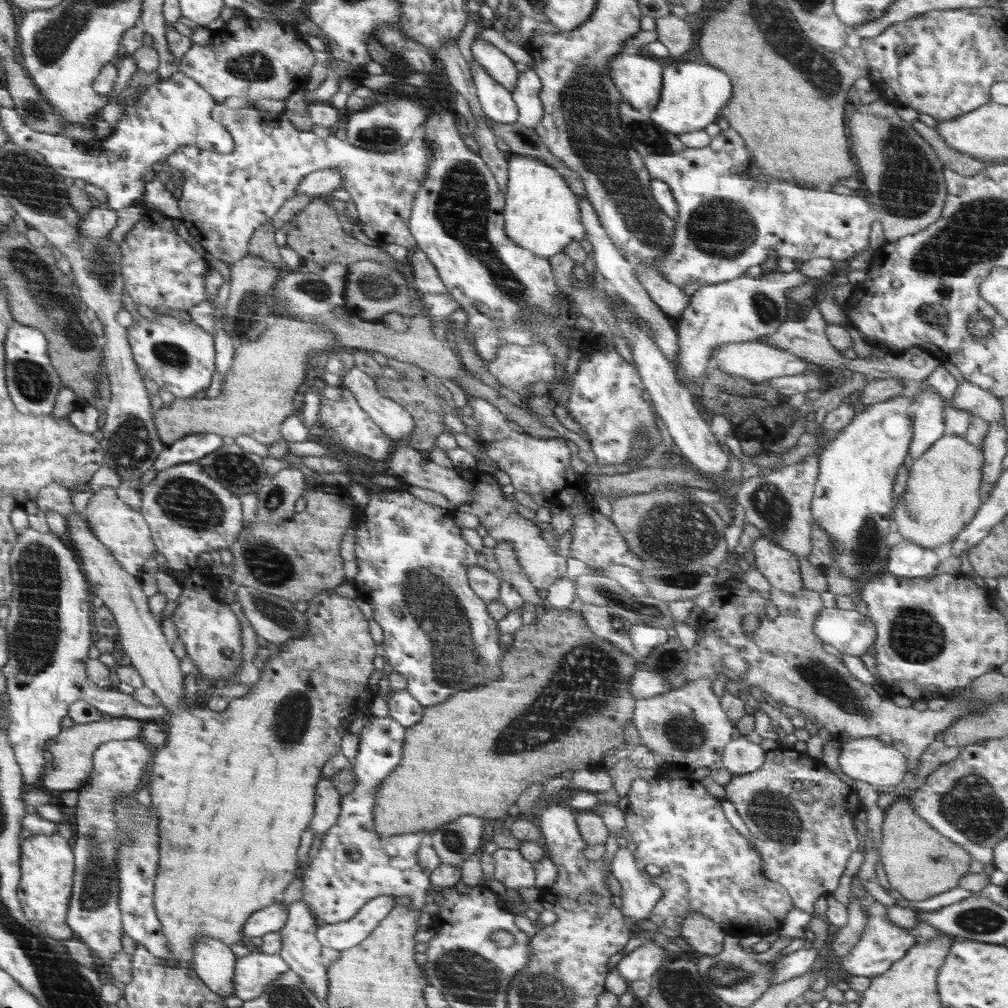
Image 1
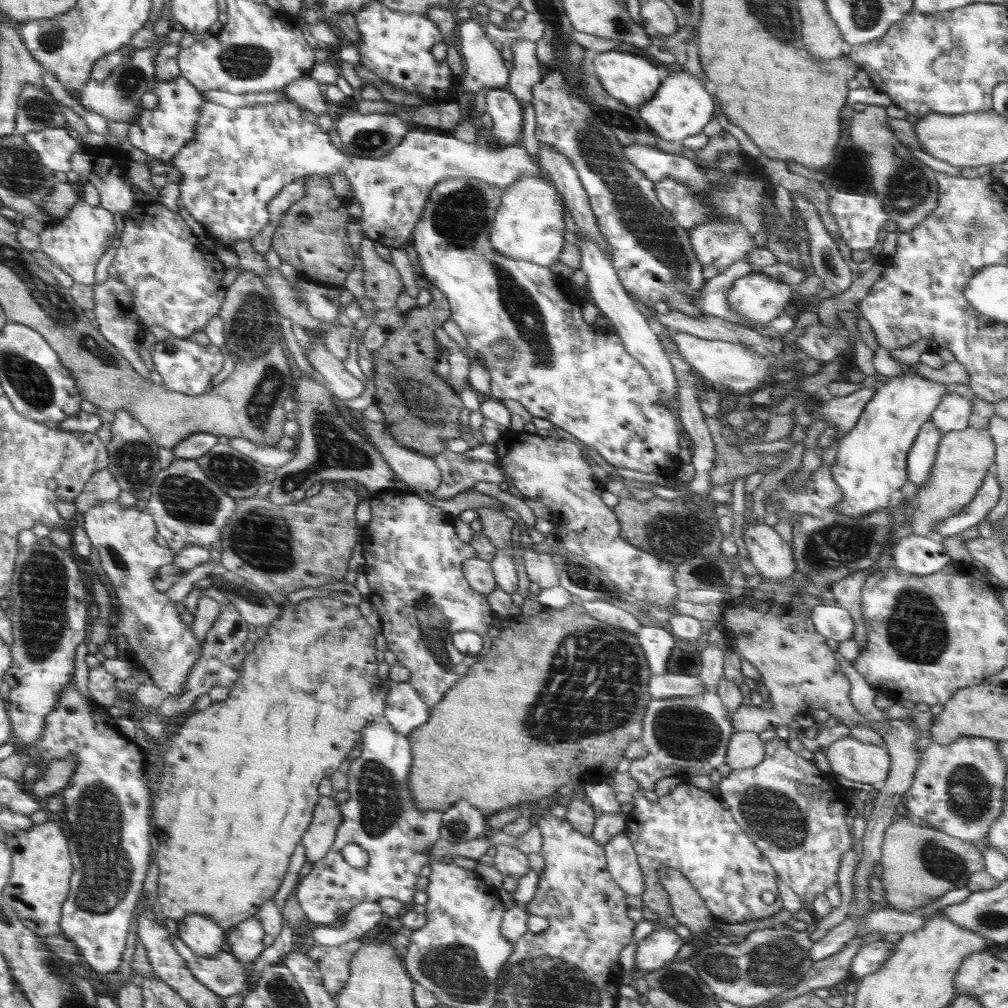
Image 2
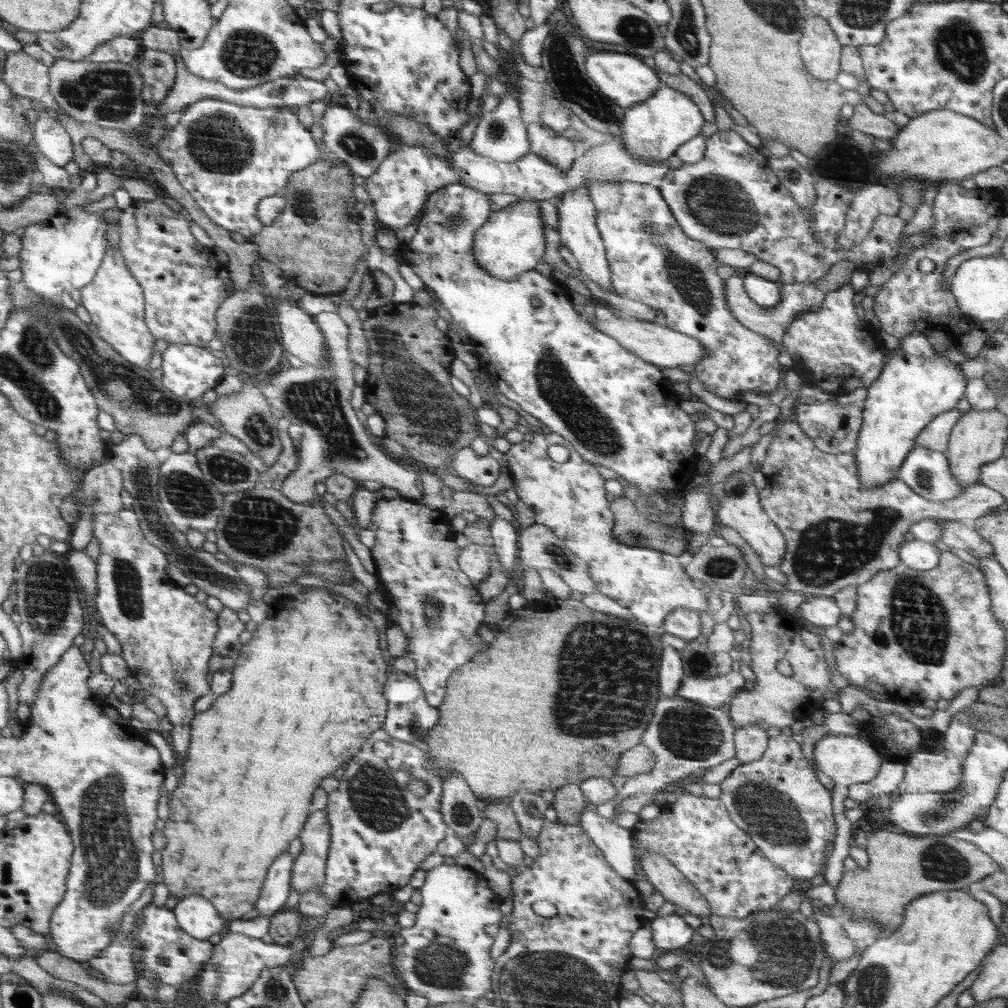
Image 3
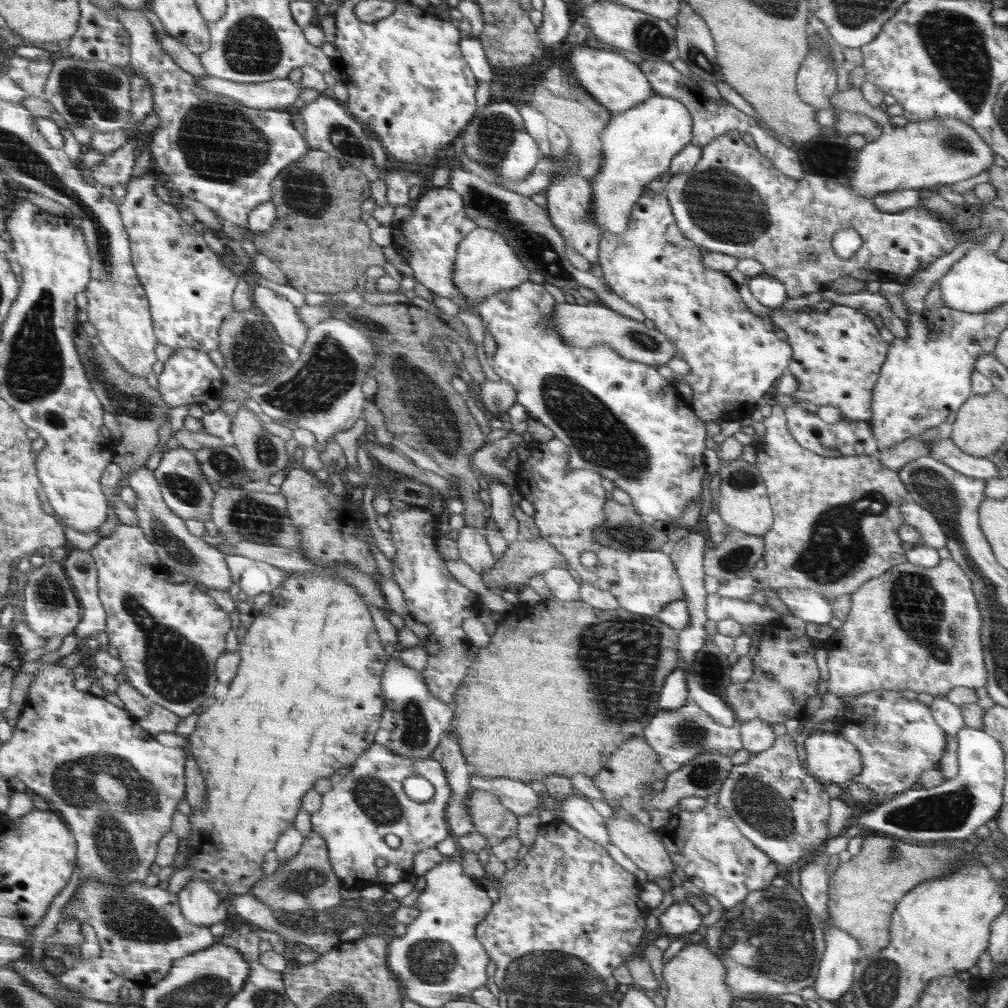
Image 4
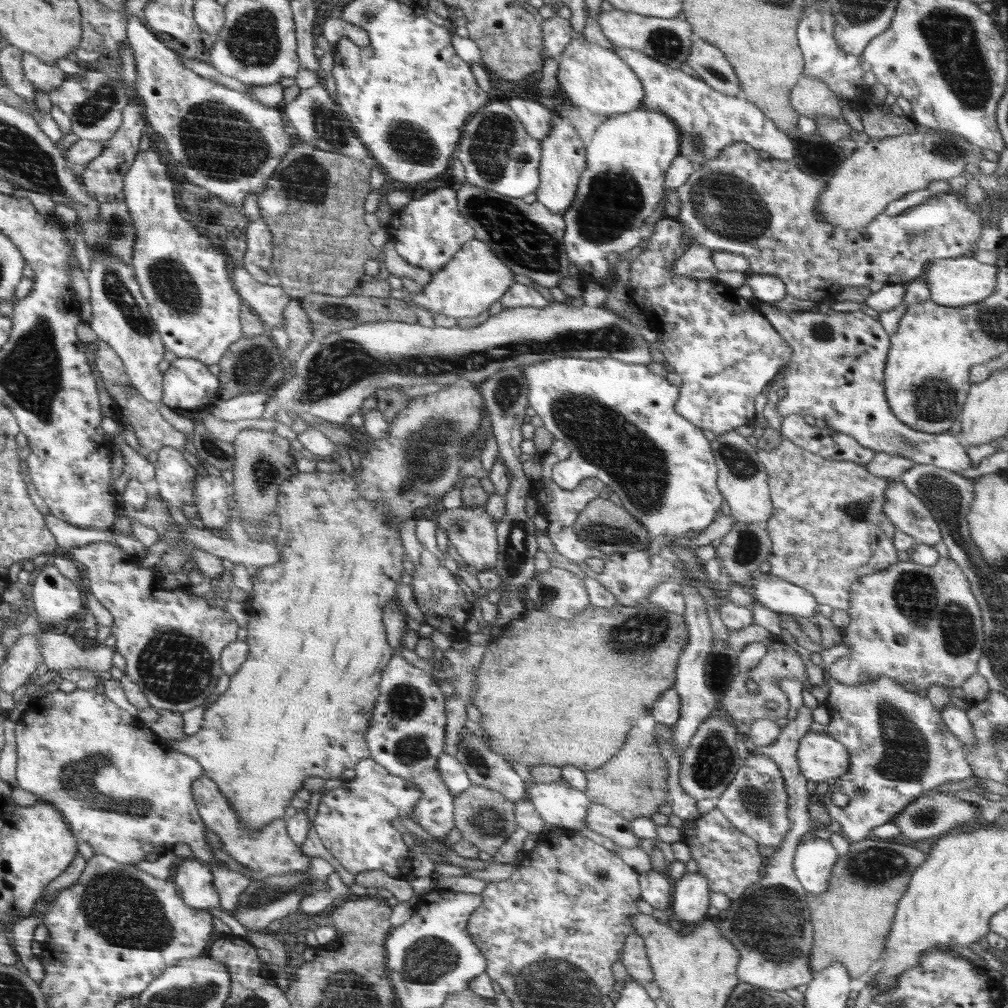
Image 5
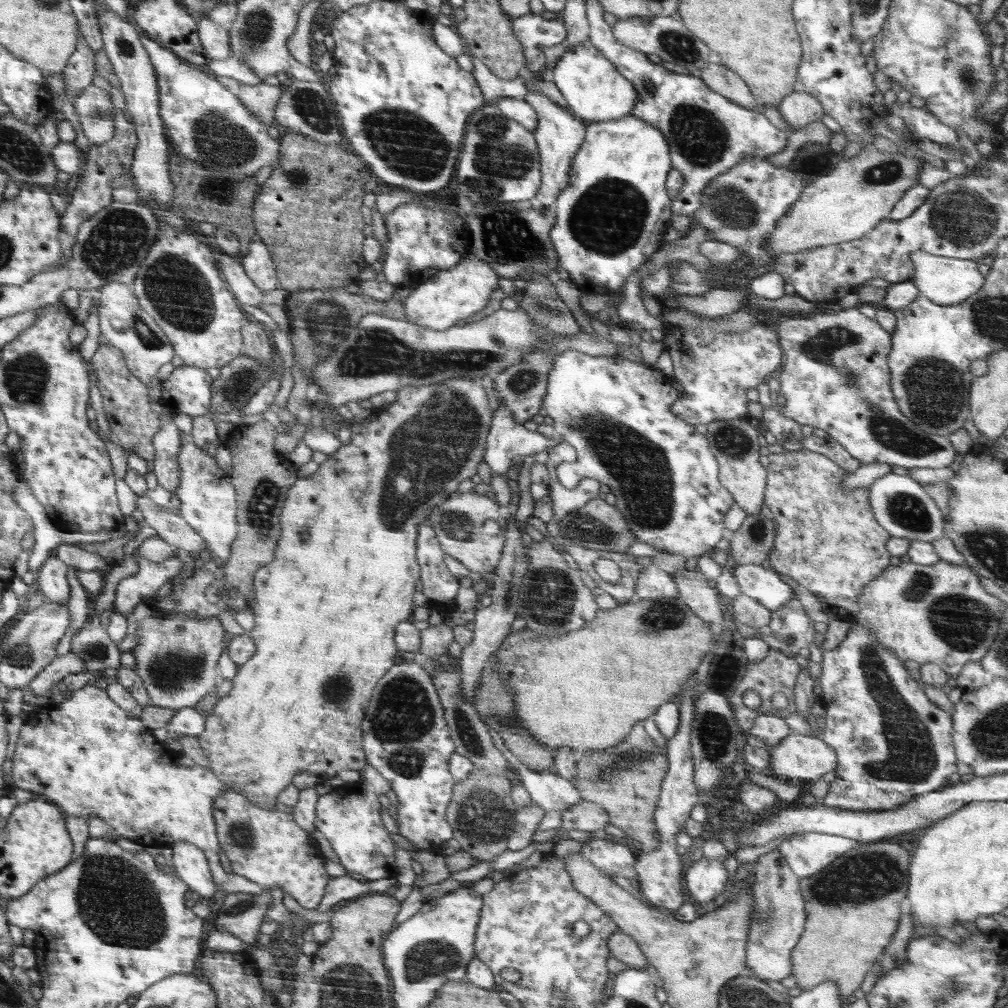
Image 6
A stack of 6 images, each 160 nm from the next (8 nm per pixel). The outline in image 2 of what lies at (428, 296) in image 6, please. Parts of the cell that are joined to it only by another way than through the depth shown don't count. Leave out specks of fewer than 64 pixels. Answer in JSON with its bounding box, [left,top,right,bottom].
[491,174,566,266]

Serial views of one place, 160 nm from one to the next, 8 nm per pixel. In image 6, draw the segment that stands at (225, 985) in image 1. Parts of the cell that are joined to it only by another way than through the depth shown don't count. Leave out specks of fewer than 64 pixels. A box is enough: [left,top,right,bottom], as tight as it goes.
[170,842,216,900]

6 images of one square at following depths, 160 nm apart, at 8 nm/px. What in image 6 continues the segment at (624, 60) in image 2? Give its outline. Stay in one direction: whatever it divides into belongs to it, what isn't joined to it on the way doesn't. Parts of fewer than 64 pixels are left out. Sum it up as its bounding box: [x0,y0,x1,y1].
[551,43,638,123]

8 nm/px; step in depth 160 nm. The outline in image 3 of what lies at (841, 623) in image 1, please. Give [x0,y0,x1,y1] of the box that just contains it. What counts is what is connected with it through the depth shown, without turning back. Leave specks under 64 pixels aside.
[800,595,842,627]

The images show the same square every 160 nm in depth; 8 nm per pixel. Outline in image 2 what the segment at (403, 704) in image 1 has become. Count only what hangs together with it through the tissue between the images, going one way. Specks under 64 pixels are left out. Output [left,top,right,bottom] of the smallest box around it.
[385,682,430,736]

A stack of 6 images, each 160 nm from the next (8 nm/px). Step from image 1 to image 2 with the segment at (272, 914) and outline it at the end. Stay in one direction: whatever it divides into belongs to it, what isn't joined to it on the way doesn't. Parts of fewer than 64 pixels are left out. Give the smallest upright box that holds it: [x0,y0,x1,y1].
[227,915,266,965]

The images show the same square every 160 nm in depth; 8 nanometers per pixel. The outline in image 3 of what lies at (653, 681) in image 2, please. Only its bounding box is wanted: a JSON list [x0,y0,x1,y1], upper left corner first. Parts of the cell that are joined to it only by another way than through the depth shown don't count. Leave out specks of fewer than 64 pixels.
[677,669,748,707]

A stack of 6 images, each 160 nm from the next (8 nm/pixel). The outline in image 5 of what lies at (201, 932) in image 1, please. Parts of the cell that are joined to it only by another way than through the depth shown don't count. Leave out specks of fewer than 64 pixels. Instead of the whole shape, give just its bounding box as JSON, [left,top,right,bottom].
[165,386,482,834]

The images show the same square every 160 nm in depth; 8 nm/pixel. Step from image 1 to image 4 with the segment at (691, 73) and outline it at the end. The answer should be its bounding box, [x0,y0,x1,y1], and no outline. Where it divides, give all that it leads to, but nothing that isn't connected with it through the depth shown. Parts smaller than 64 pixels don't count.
[591,94,694,234]

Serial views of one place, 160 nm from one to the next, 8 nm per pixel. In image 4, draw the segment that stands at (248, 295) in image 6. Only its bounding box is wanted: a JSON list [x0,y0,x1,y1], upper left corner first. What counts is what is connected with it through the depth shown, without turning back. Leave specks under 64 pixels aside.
[253,284,309,350]

